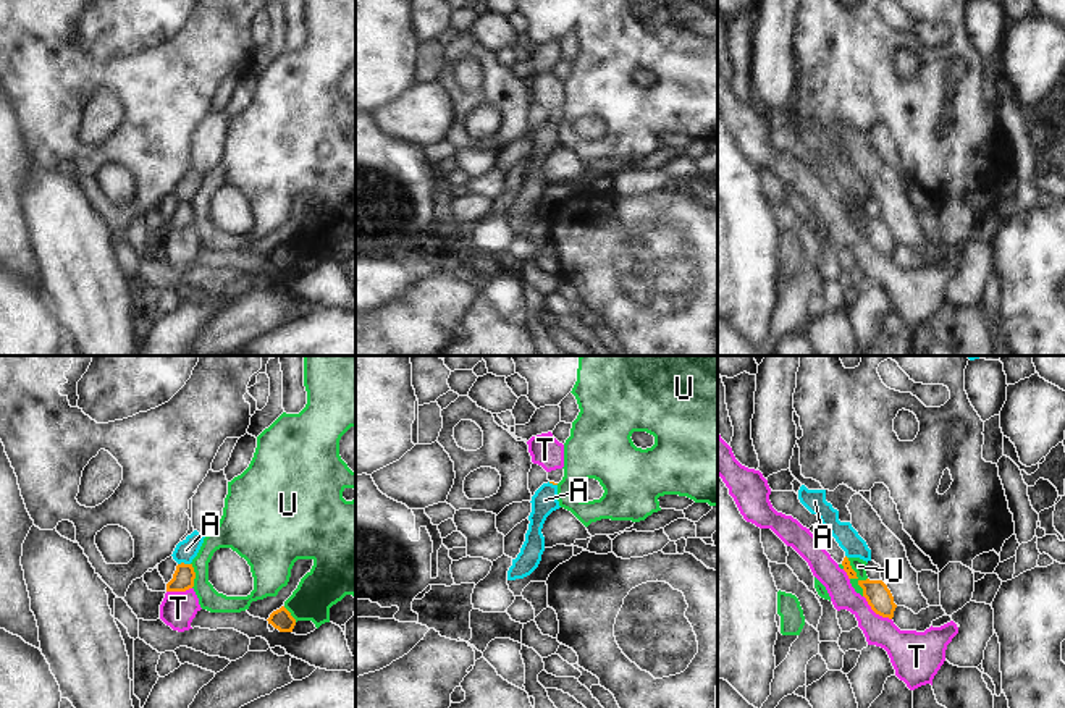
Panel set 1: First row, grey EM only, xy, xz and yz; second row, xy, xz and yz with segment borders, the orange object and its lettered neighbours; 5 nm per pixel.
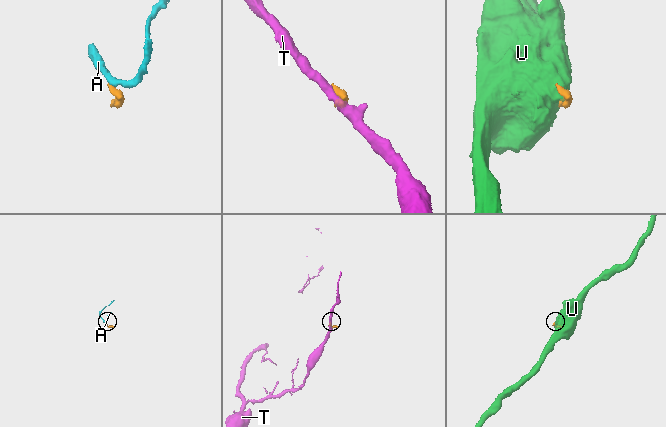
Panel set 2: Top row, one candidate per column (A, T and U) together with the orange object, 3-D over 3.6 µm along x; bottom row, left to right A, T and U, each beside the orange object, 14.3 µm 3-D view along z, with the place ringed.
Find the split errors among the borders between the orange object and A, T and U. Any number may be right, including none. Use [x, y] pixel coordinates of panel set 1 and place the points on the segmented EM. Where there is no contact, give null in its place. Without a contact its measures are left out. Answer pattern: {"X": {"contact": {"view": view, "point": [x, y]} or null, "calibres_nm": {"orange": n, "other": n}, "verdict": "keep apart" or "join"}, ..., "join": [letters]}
{"A": {"contact": {"view": "xy", "point": [183, 563]}, "calibres_nm": {"orange": 110, "other": 110}, "verdict": "keep apart"}, "T": {"contact": {"view": "yz", "point": [875, 611]}, "calibres_nm": {"orange": 120, "other": 190}, "verdict": "keep apart"}, "U": {"contact": {"view": "yz", "point": [855, 577]}, "calibres_nm": {"orange": 50, "other": 70}, "verdict": "keep apart"}, "join": []}

